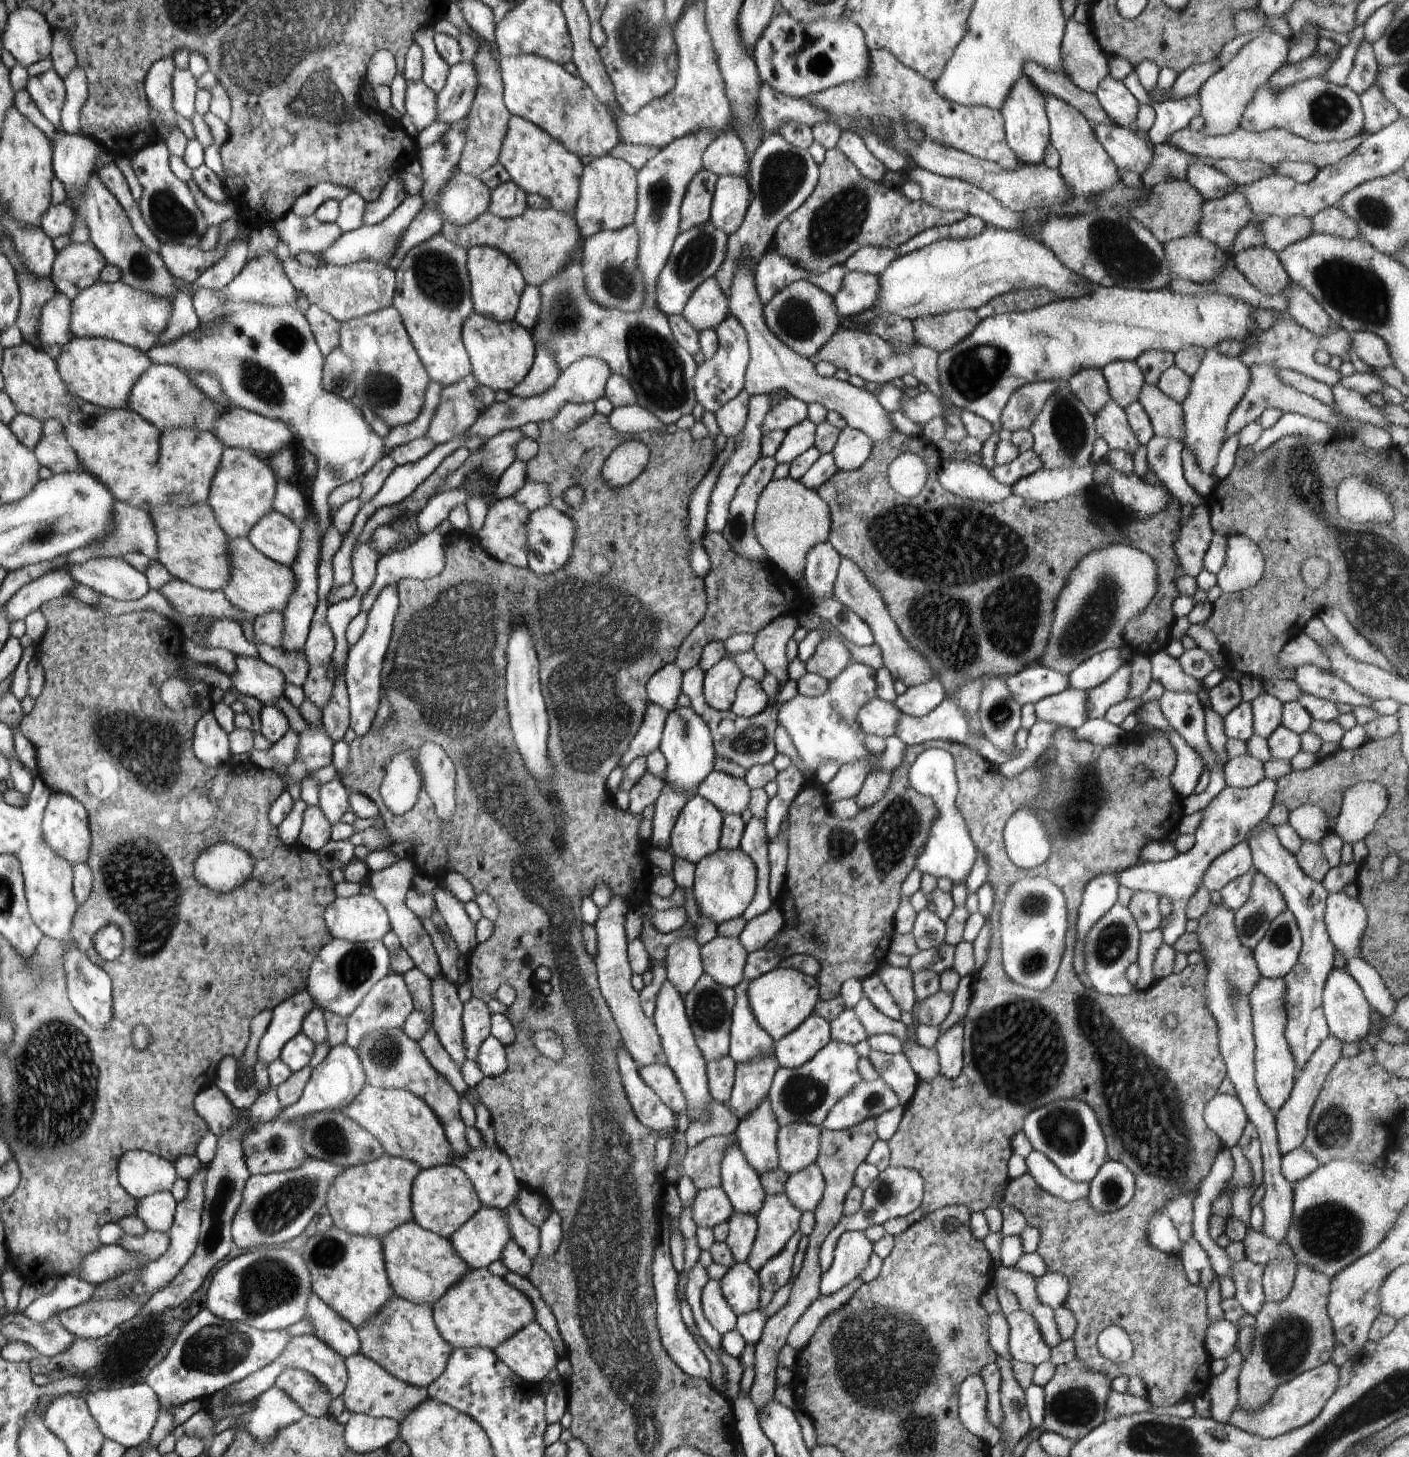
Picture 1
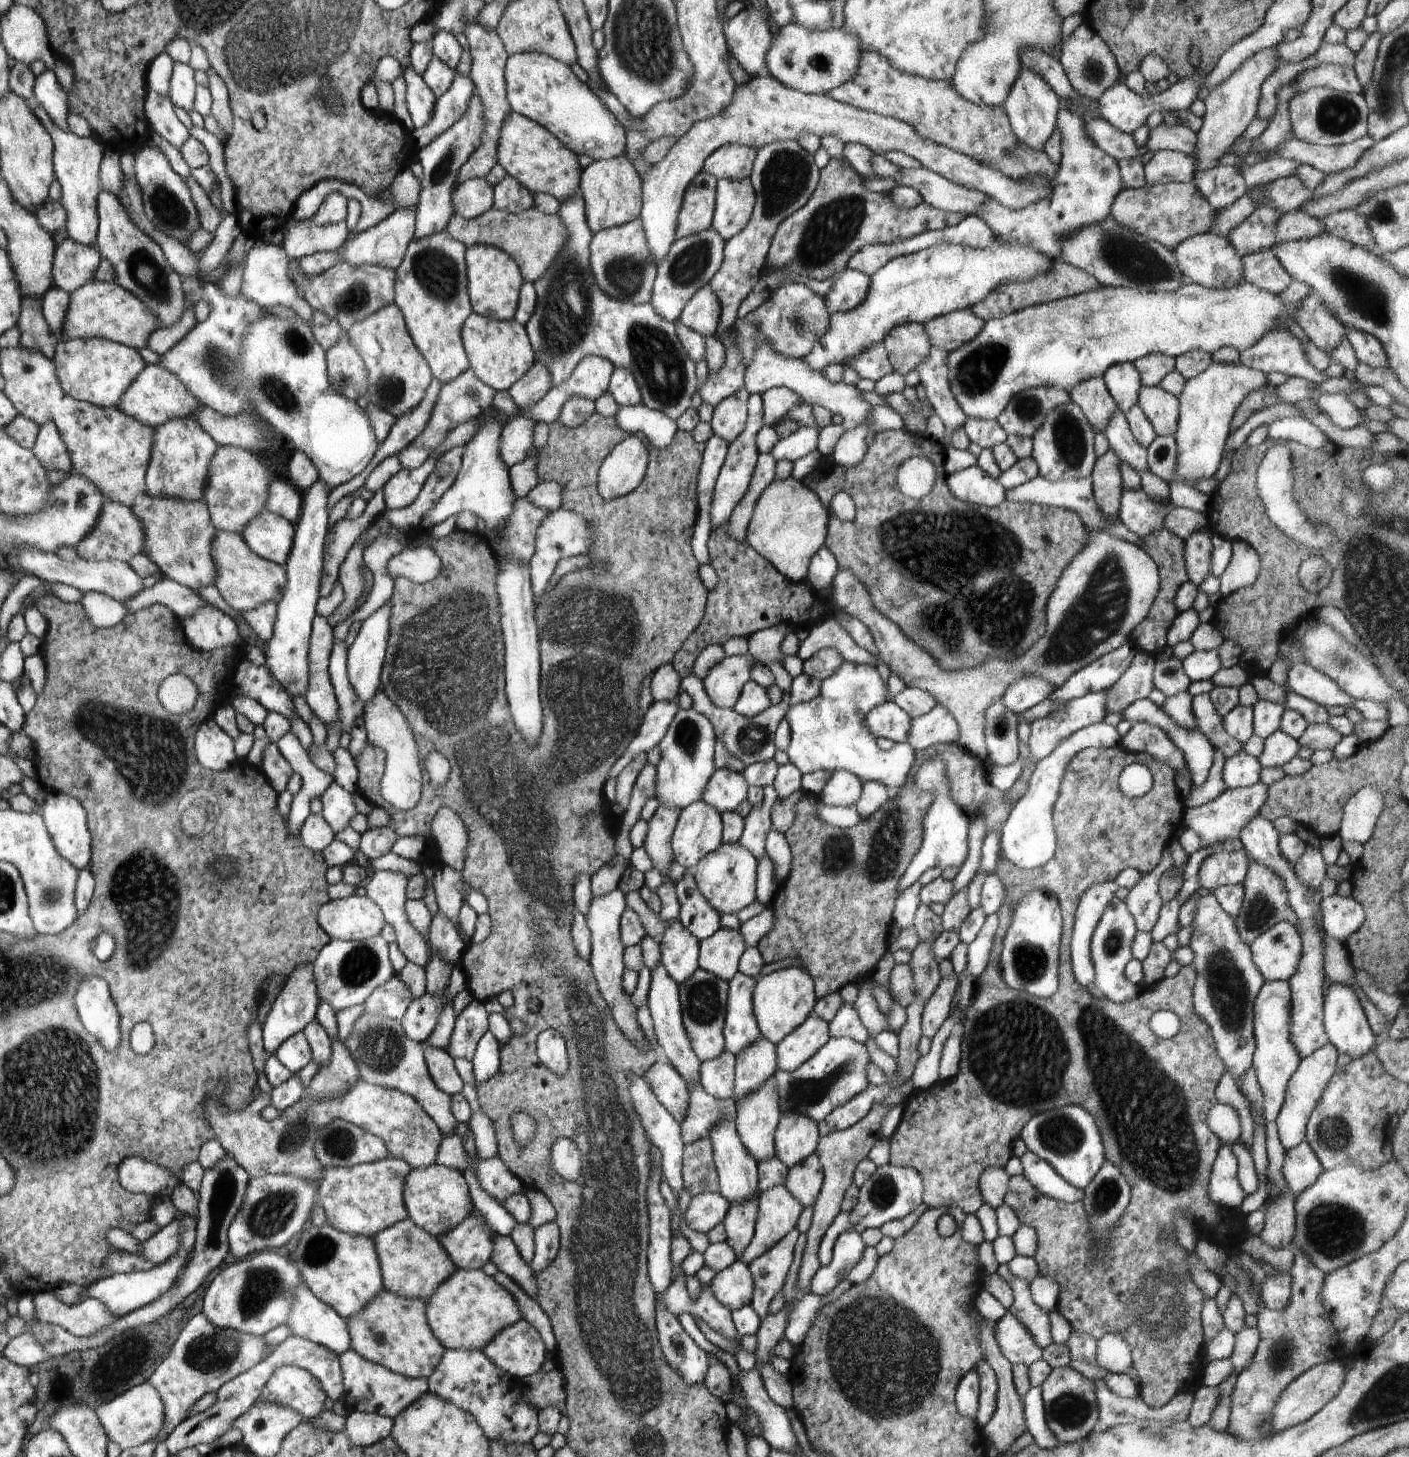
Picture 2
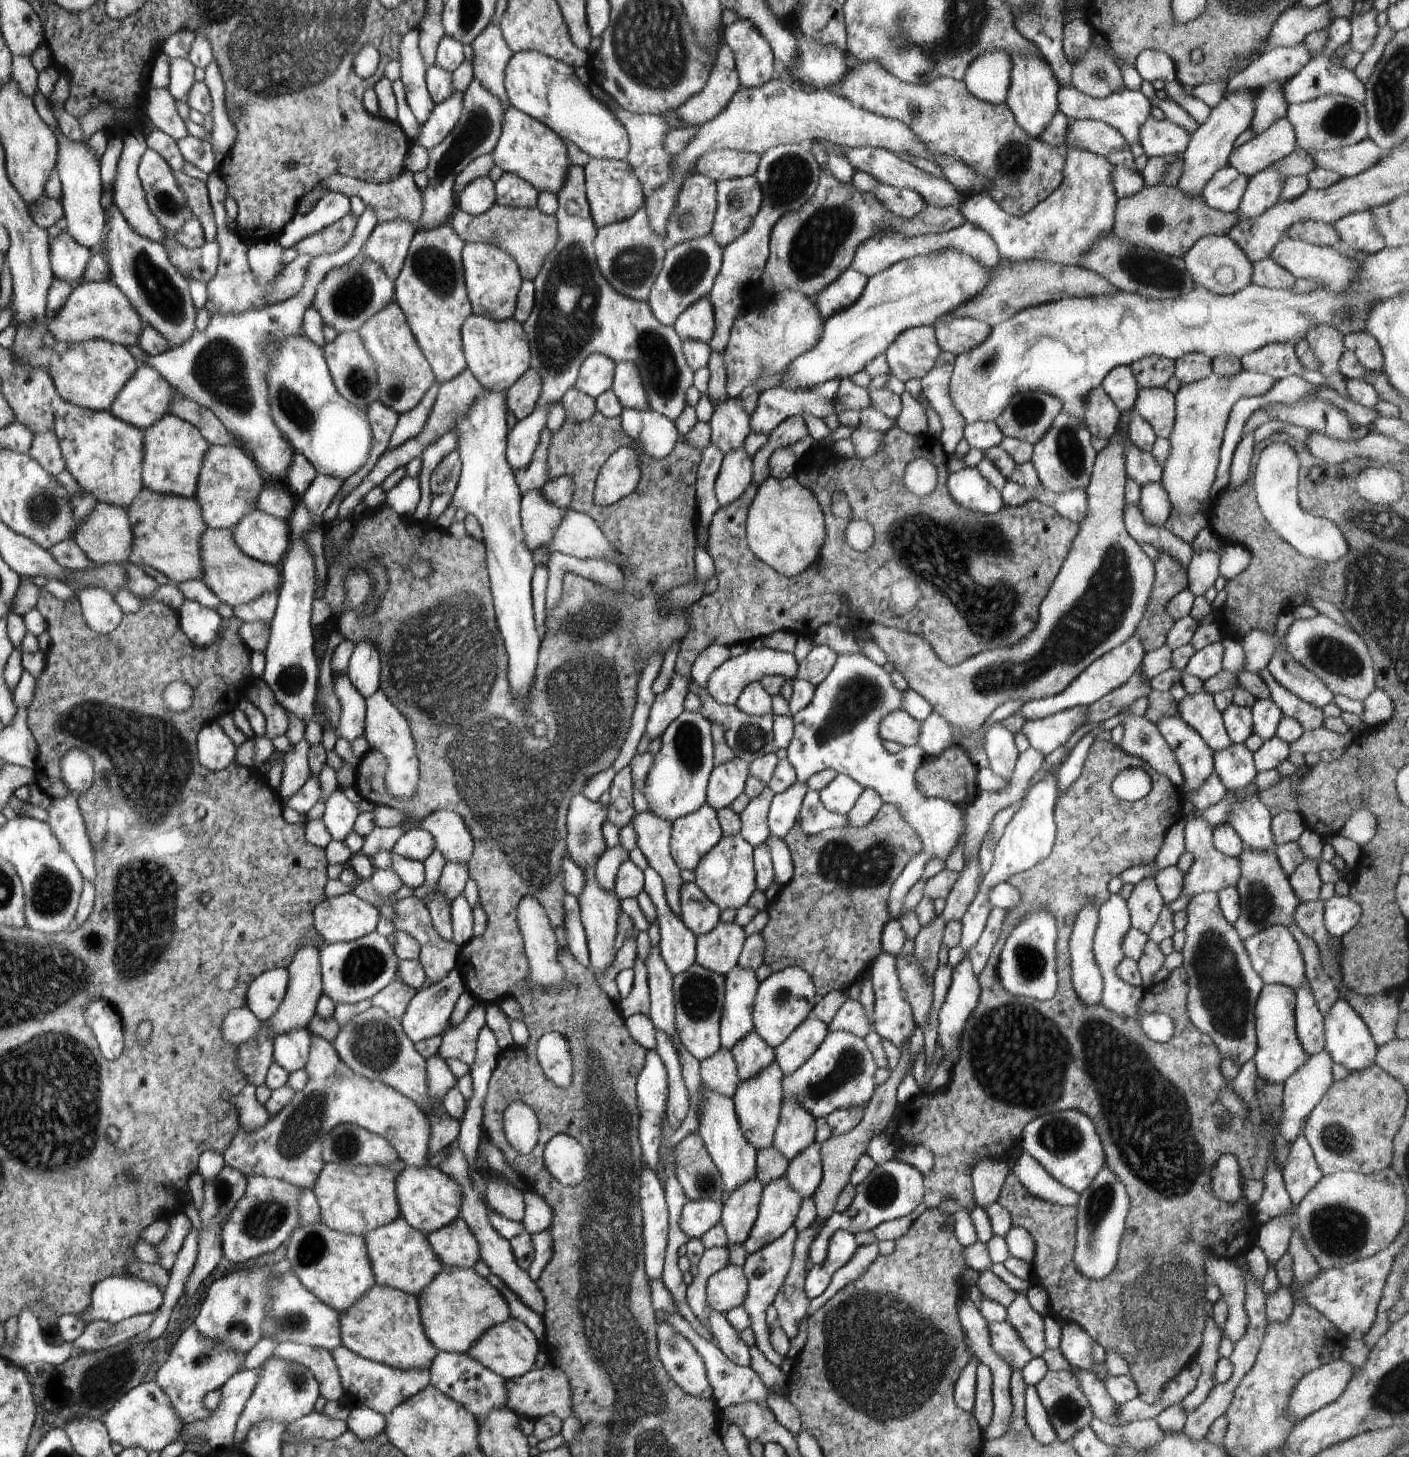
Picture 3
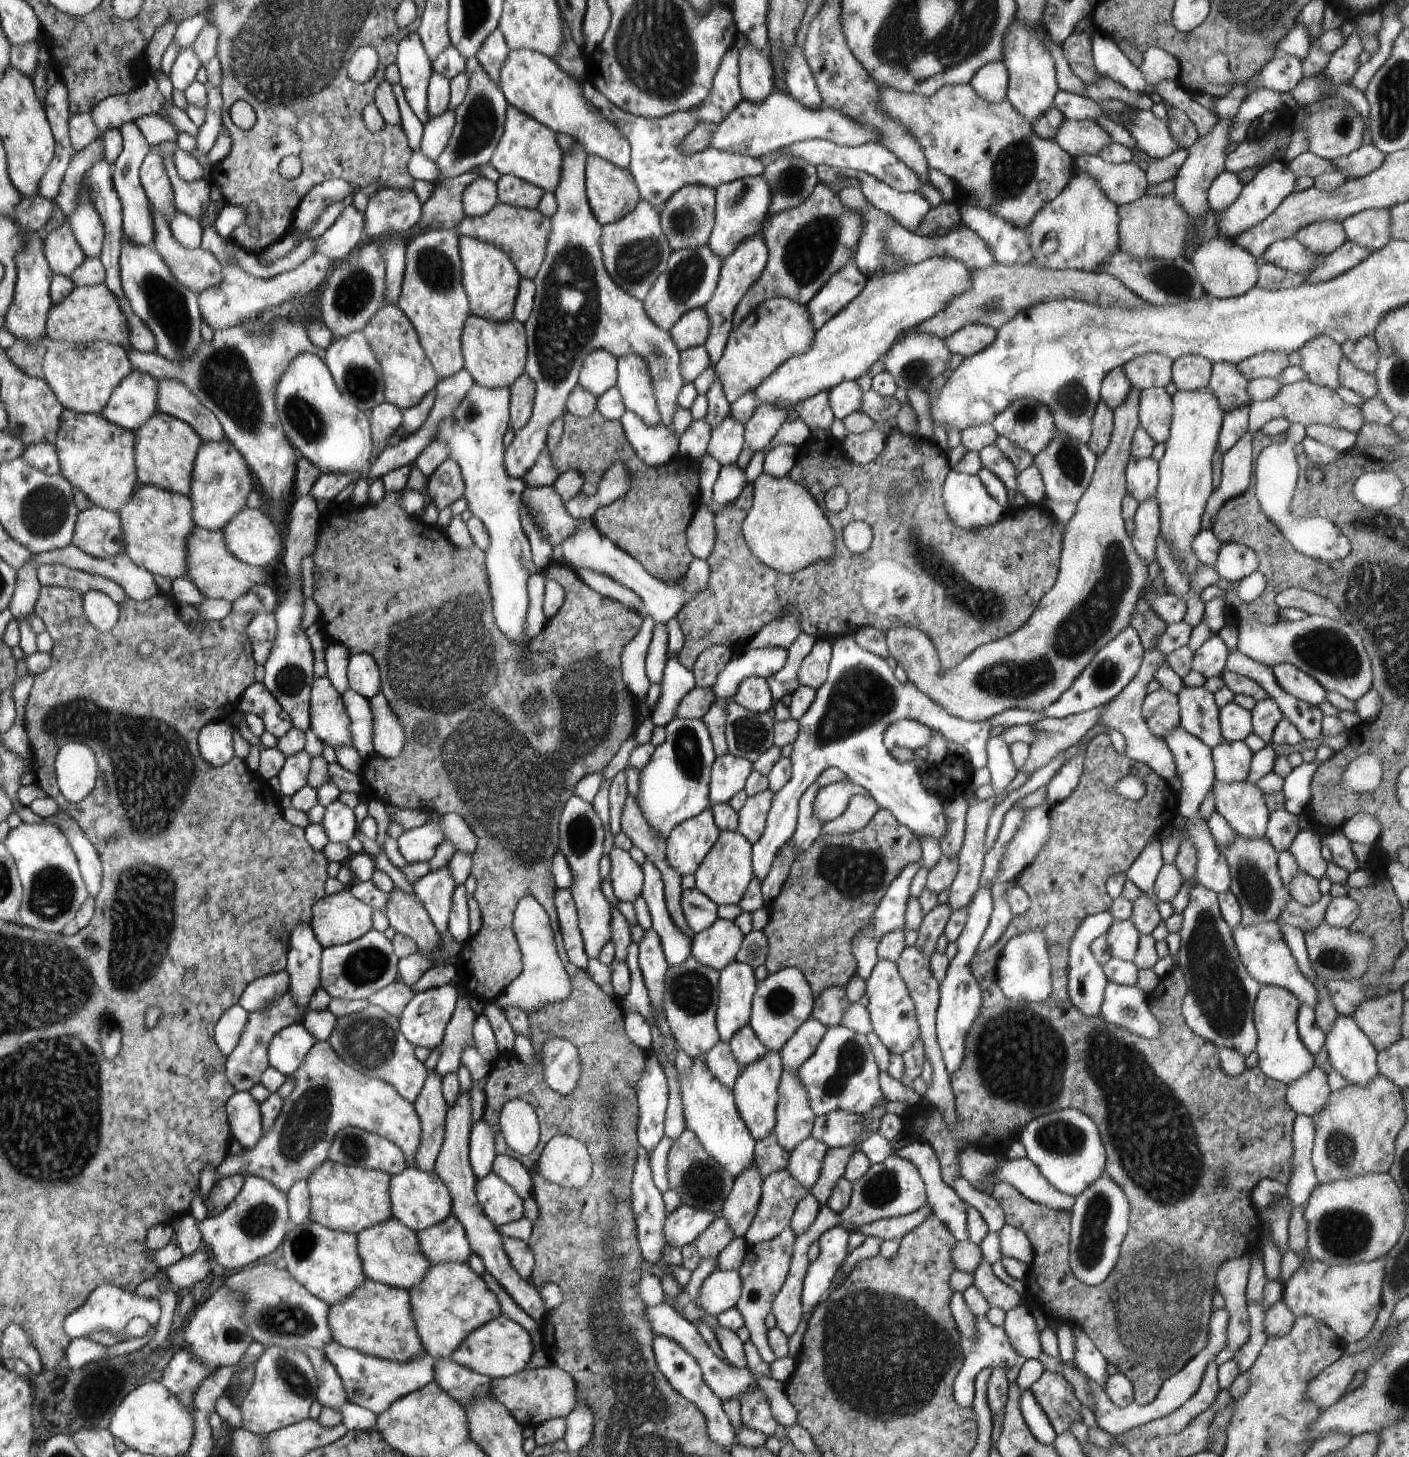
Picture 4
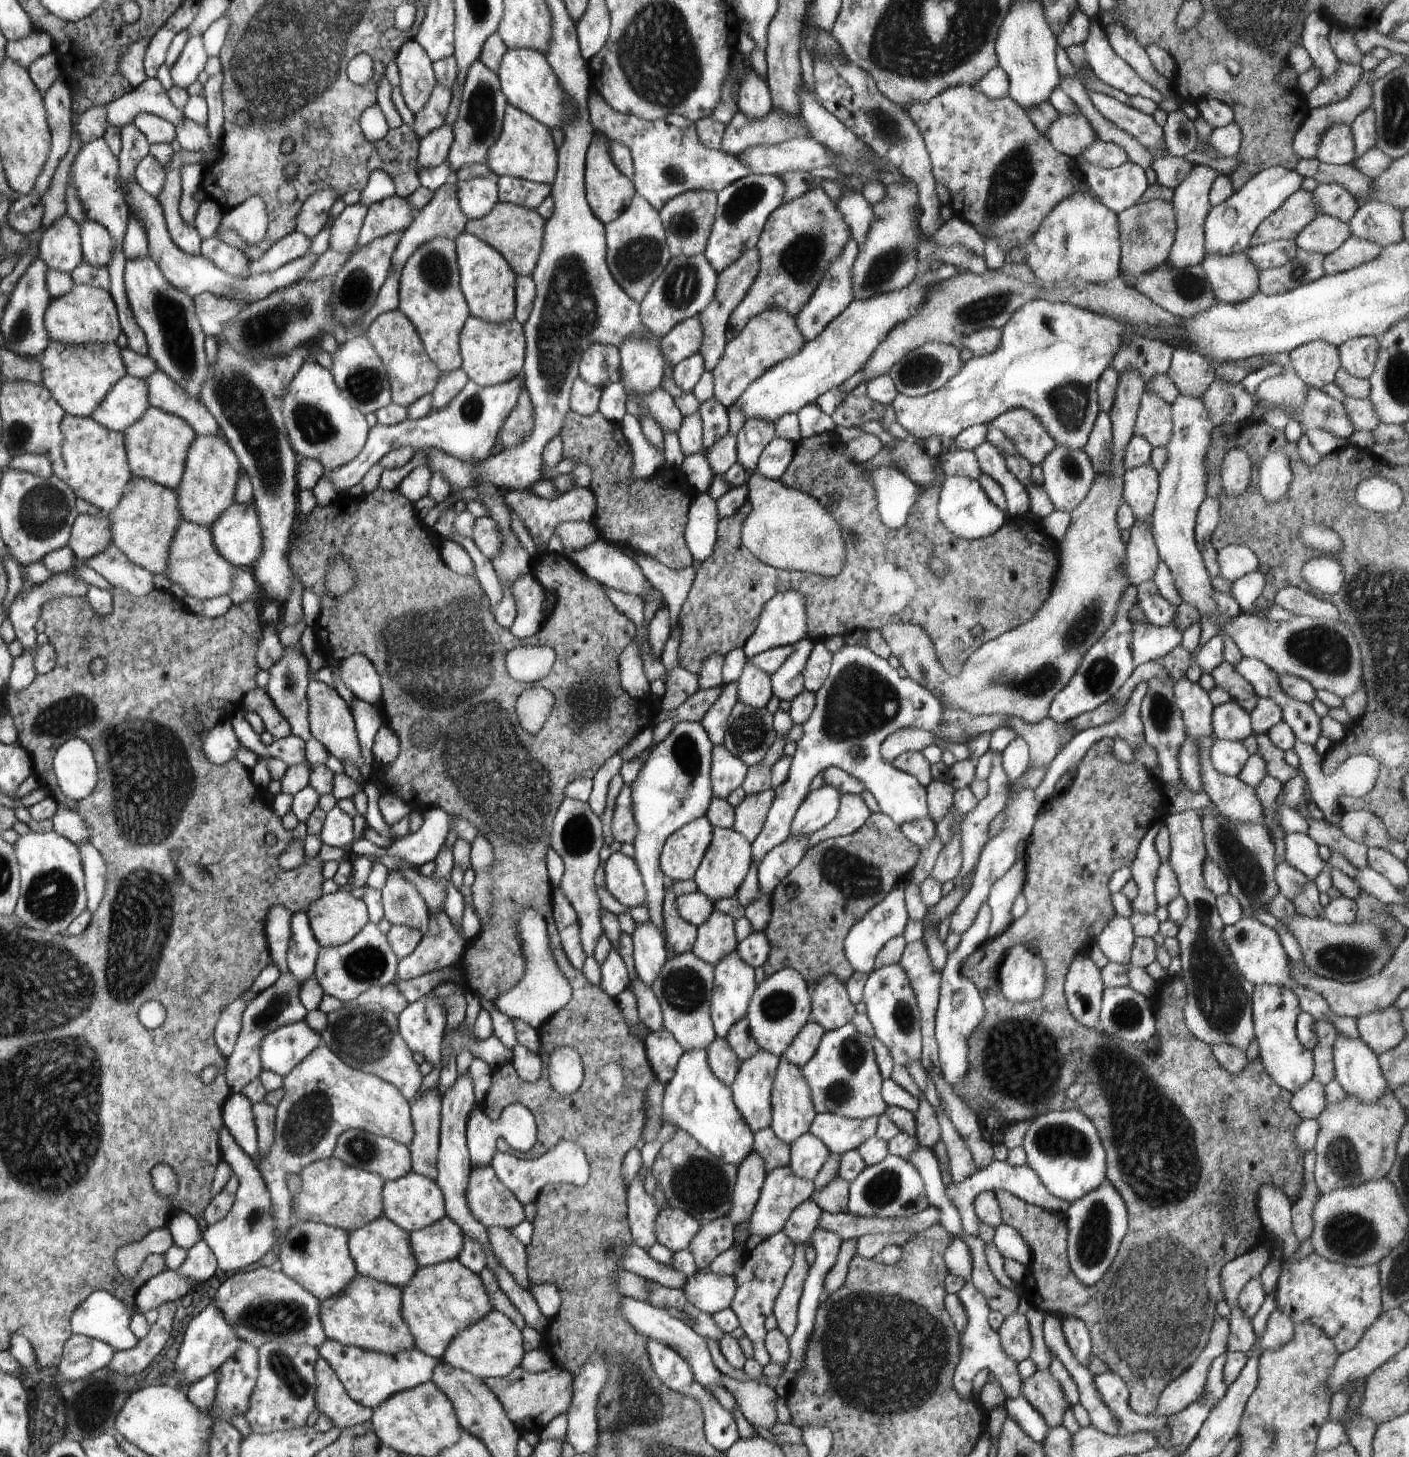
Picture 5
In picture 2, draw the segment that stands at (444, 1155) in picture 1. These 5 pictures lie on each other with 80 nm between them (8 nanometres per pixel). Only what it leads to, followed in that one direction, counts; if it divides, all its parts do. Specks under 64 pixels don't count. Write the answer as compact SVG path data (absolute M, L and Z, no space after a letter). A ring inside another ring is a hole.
M358 1079L357 1083L353 1084L353 1087L350 1087L338 1098L308 1100L303 1096L296 1104L282 1111L280 1116L273 1121L264 1120L260 1116L260 1111L269 1104L267 1094L262 1092L255 1096L246 1105L246 1108L241 1111L231 1111L228 1107L224 1107L216 1097L208 1098L203 1104L209 1125L214 1129L217 1141L225 1150L228 1160L236 1161L236 1164L243 1168L250 1178L264 1175L292 1175L307 1181L318 1179L324 1166L315 1157L315 1140L318 1138L319 1130L336 1119L349 1121L377 1136L384 1141L390 1156L402 1159L412 1169L434 1165L438 1147L443 1139L442 1132L434 1119L430 1118L429 1114L426 1114L426 1111L414 1098L399 1090L373 1085L362 1079Z

